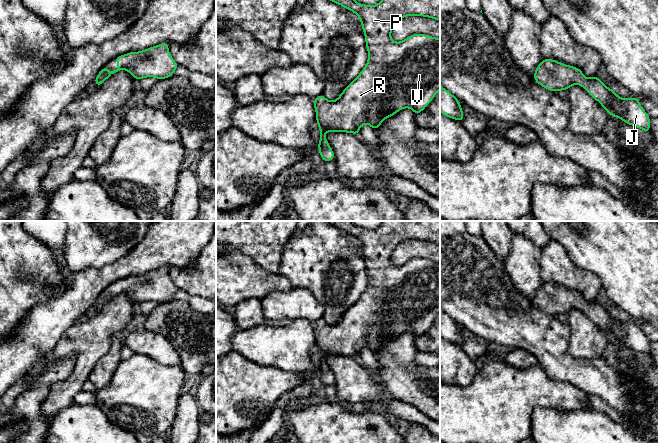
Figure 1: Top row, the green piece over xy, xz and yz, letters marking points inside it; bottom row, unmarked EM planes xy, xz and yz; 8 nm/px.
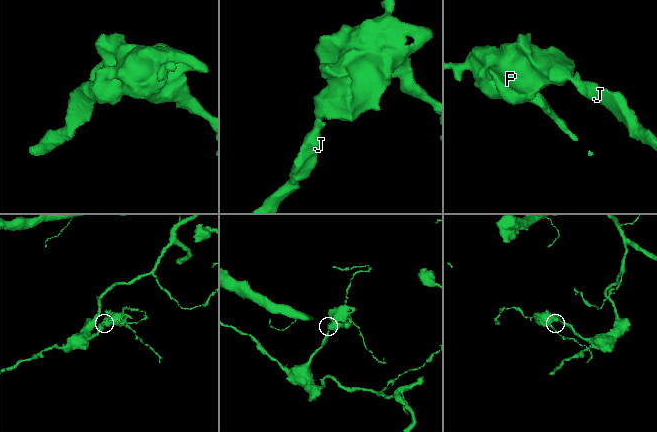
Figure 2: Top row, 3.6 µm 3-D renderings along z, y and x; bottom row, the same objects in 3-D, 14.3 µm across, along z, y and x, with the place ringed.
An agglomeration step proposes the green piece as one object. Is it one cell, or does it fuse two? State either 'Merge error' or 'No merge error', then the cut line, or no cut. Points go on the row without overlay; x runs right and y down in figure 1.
No merge error. No split

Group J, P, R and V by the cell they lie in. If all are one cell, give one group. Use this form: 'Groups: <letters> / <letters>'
Groups: J P R V

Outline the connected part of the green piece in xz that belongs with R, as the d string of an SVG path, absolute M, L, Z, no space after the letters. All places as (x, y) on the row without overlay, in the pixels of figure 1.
M353 221L325 222L359 241L368 284L359 299L336 324L327 324L323 318L313 324L320 355L318 373L323 386L335 382L325 356L345 356L359 360L363 348L367 347L376 354L384 343L404 332L412 333L416 340L440 314L440 262L427 258L412 258L401 266L394 266L391 262L393 251L406 240L423 240L440 245L440 221L383 221L376 229L360 228Z

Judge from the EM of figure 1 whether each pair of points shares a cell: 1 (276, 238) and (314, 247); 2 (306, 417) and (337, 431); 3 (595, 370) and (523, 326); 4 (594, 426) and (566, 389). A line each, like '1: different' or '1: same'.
1: different
2: same
3: same
4: different

